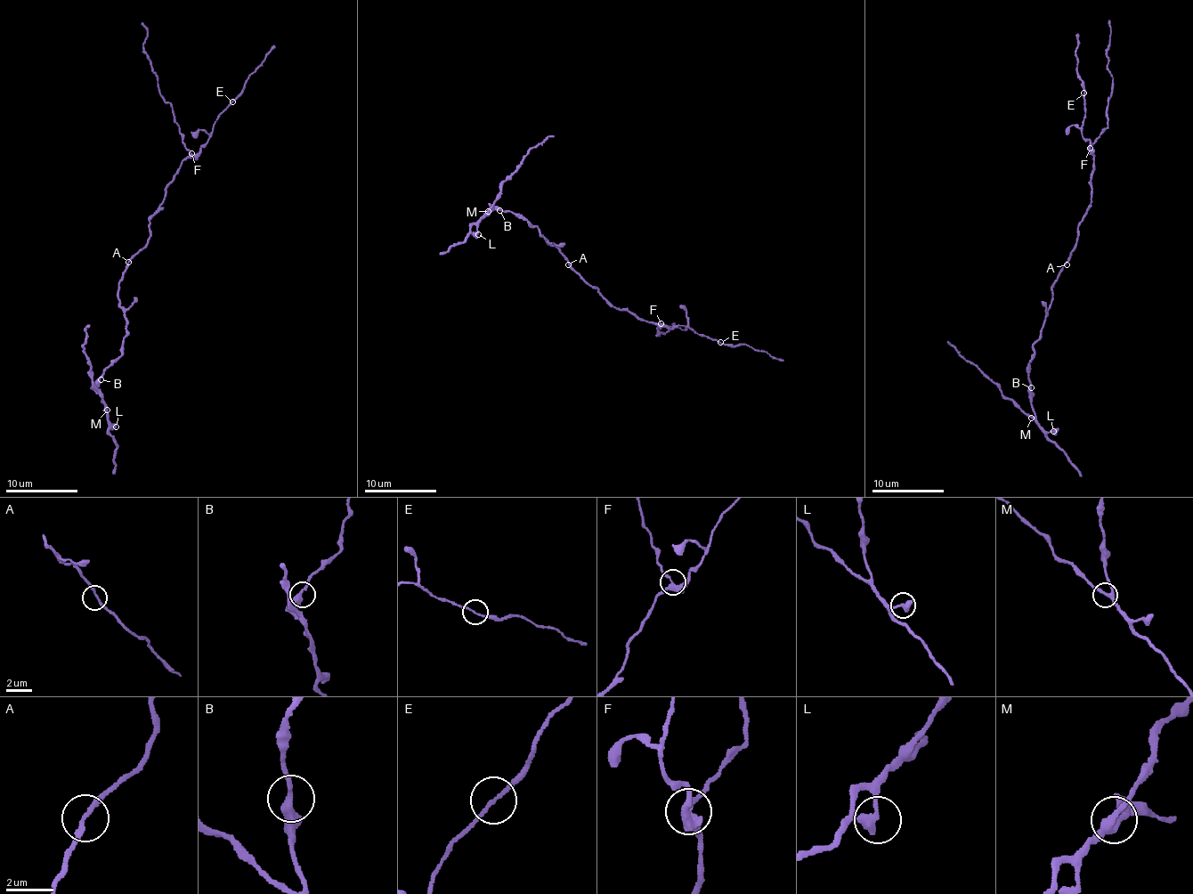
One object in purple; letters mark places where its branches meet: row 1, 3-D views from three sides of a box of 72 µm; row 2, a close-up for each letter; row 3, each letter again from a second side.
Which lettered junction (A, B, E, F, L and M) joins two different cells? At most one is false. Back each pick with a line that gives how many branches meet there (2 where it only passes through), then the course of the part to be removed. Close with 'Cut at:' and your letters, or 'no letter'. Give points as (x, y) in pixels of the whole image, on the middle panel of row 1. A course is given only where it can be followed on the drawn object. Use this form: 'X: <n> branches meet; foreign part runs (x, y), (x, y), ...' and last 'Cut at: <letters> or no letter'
F: 3 branches meet; foreign part runs (661, 323), (657, 335), (664, 333), (661, 333), (674, 324), (687, 329), (685, 327)
Cut at: F

